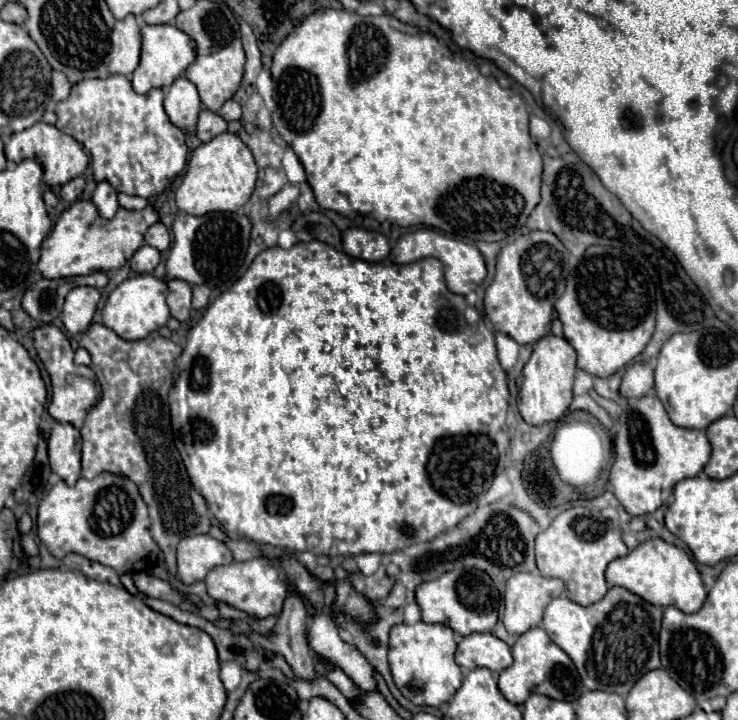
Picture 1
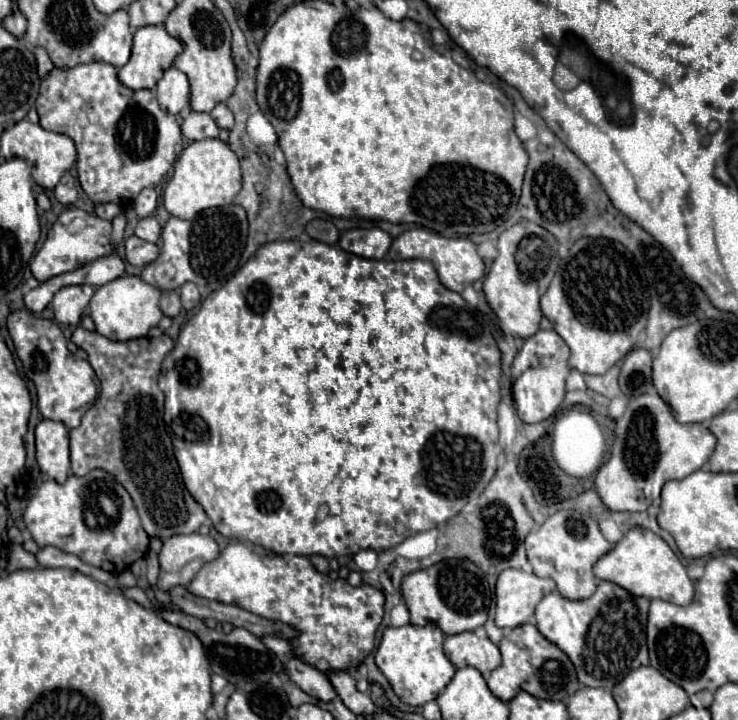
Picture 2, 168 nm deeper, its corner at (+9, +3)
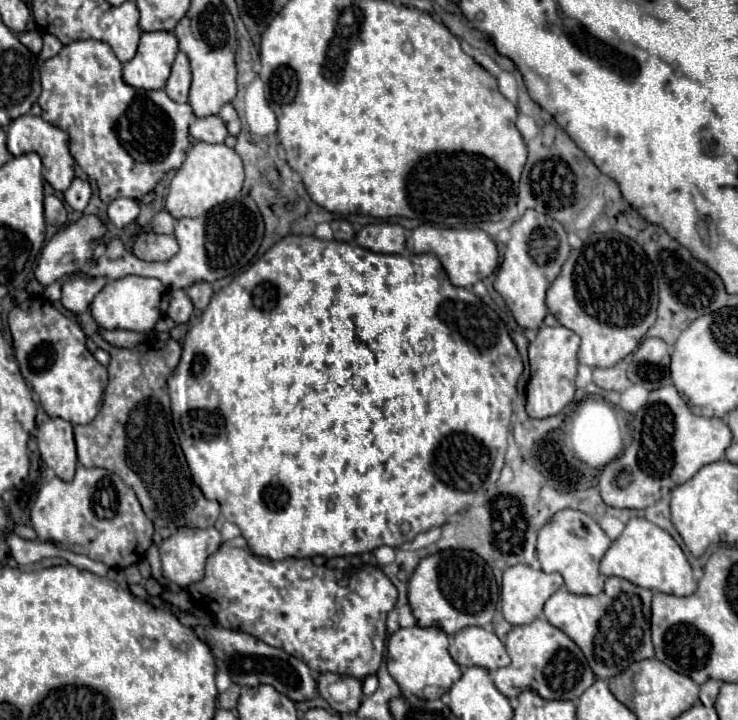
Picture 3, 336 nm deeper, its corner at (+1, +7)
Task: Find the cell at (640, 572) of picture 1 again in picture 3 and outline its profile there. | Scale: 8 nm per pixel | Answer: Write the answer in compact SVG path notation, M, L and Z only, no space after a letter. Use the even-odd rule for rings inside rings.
M631 519L625 525L625 531L611 543L607 553L601 559L601 573L605 577L621 577L637 587L649 589L649 591L661 591L669 595L693 595L697 581L693 577L691 565L683 553L683 549L677 545L677 541L663 529L659 529L655 523L647 519Z

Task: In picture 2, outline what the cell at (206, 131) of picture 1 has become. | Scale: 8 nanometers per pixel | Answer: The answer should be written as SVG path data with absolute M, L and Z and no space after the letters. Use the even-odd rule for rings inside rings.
M191 111L183 123L181 123L181 133L191 139L191 141L199 141L199 139L209 139L209 137L217 137L219 135L219 127L217 123L211 119L209 113L197 113Z

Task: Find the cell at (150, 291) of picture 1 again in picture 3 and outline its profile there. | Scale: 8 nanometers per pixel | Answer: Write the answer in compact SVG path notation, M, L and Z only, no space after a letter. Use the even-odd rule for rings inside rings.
M127 275L123 279L107 281L107 285L99 291L99 295L91 303L93 319L103 329L127 329L137 333L149 333L159 317L167 313L169 305L169 289L159 279Z

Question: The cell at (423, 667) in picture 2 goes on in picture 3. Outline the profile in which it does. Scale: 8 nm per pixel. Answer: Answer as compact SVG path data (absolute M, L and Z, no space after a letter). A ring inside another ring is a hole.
M415 625L395 631L387 643L387 669L403 691L411 691L421 699L441 699L461 677L461 667L449 655L449 635L439 627Z

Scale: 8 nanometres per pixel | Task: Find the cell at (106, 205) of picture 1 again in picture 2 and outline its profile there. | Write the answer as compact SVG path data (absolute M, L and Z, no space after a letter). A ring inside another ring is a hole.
M101 203L101 205L95 207L95 215L101 217L101 219L107 219L107 221L117 217L119 213L121 213L121 207L115 205L115 203Z

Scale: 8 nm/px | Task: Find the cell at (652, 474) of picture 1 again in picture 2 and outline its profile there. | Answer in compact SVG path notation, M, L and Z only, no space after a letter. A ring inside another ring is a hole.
M657 393L639 395L627 407L625 415L617 419L615 443L611 449L611 457L597 471L597 477L595 477L597 493L599 493L601 501L605 503L605 507L611 511L645 511L655 499L653 493L661 493L665 481L683 479L689 473L701 469L713 455L715 443L717 443L715 435L703 423L691 423L691 425L677 423L669 405Z

